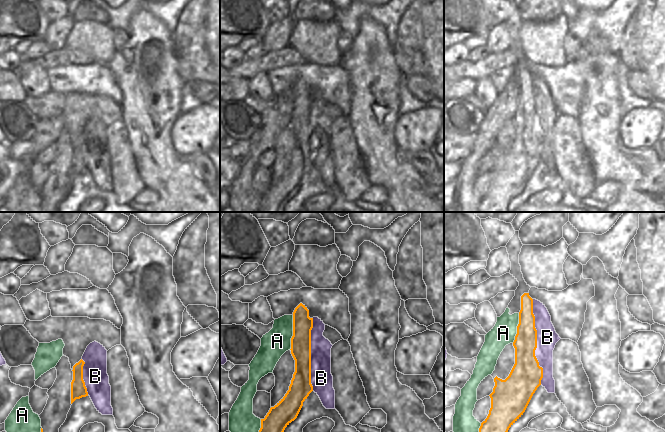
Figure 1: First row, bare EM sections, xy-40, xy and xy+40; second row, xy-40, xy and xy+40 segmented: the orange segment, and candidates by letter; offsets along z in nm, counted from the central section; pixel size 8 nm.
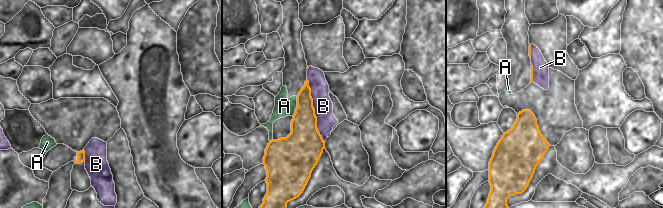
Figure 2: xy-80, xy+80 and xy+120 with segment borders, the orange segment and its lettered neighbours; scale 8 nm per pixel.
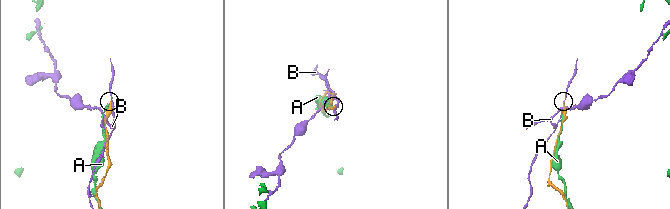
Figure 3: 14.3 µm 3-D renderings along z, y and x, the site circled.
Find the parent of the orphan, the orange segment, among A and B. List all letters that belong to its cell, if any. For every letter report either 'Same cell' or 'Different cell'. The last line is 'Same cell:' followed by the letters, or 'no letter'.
A: Different cell
B: Different cell
Same cell: no letter

